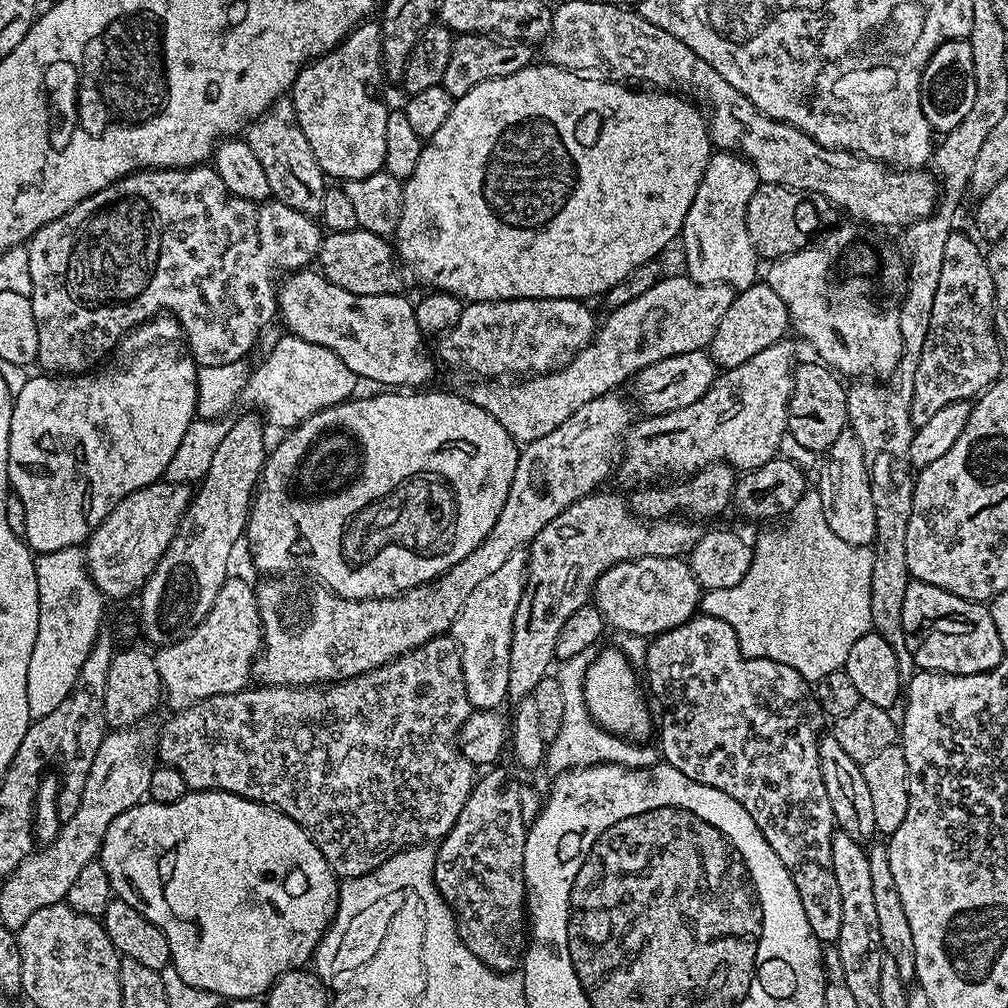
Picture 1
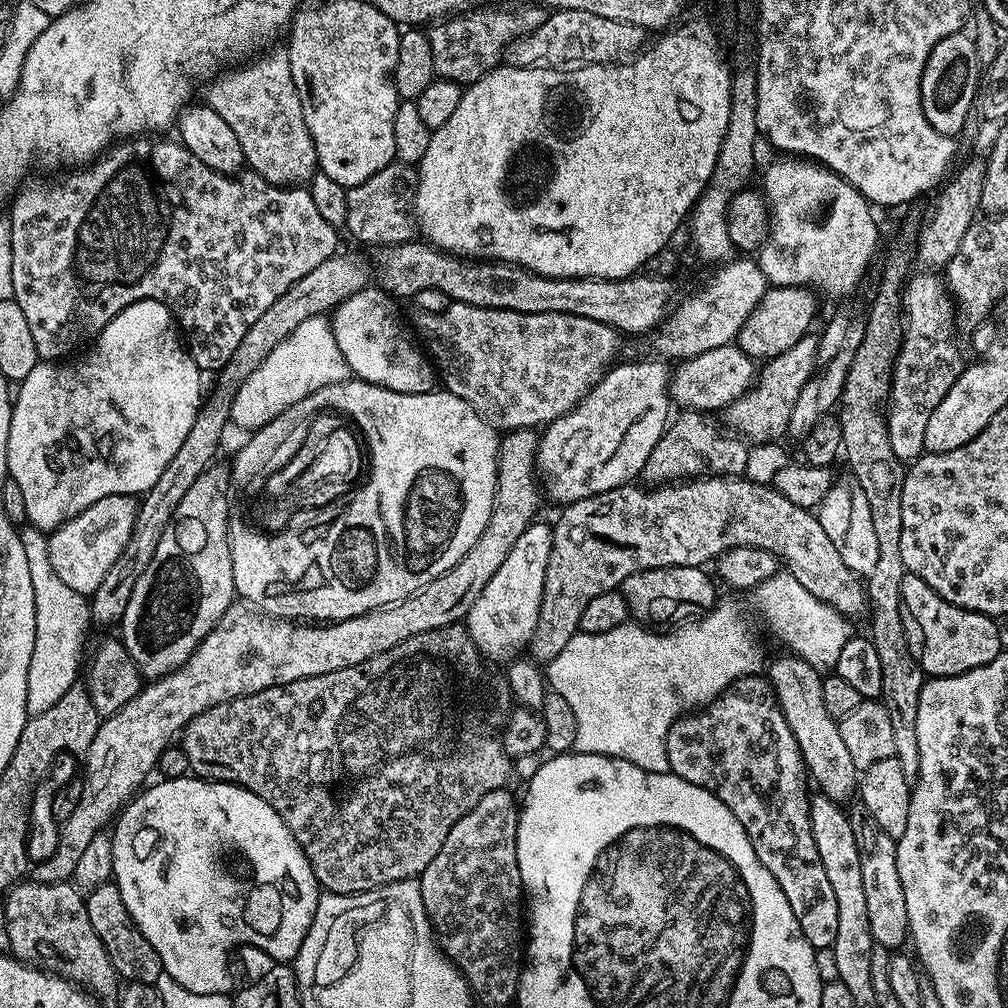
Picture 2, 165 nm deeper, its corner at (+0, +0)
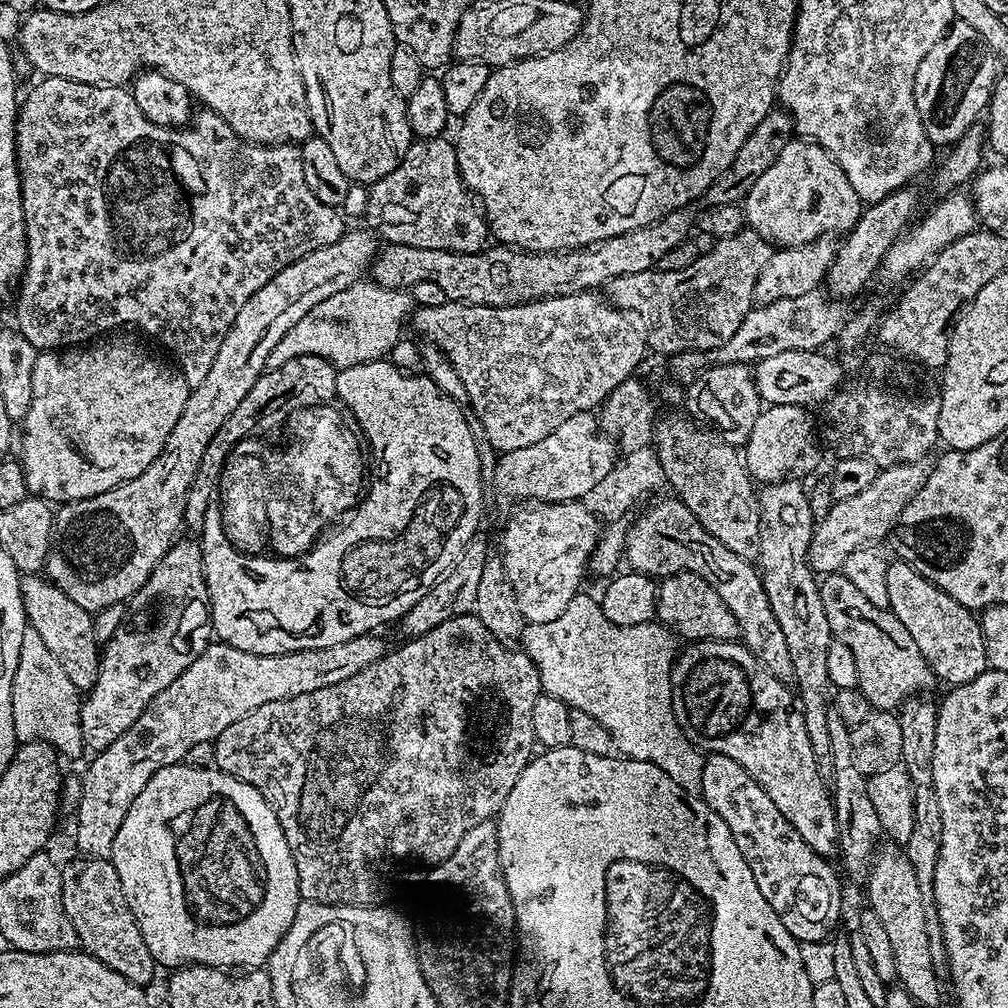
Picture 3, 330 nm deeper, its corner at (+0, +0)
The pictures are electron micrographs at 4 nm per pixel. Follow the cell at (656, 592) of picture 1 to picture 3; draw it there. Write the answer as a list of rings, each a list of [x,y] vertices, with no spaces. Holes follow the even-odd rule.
[[[673,572],[659,581],[656,589],[656,616],[659,623],[695,642],[736,640],[740,635],[738,622],[734,614],[730,614],[726,602],[718,598],[718,590],[714,590],[714,586],[693,572]]]

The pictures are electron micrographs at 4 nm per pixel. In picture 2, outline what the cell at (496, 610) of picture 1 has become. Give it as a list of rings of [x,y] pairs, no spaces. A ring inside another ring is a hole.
[[[534,522],[514,542],[510,554],[506,554],[506,562],[498,566],[498,574],[486,582],[486,590],[470,606],[466,617],[466,627],[481,653],[489,657],[500,656],[520,643],[531,641],[532,631],[538,626],[540,607],[544,598],[547,566],[552,554],[553,529],[541,522]]]

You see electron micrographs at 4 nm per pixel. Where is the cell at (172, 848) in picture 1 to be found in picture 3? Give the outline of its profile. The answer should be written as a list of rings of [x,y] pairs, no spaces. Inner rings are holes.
[[[181,762],[158,769],[147,782],[145,789],[138,794],[138,798],[135,798],[129,813],[123,819],[121,829],[114,840],[111,861],[114,870],[118,870],[122,894],[126,894],[126,902],[142,930],[142,938],[146,938],[146,946],[150,946],[150,954],[156,959],[157,965],[164,967],[165,964],[168,970],[190,964],[204,964],[208,968],[240,963],[252,964],[248,966],[263,965],[294,922],[296,907],[302,902],[292,847],[286,842],[275,810],[266,802],[261,792],[254,790],[254,786],[220,771],[215,766],[191,768]]]

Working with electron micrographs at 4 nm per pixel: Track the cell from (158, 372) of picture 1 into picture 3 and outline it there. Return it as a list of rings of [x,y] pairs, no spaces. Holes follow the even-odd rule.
[[[128,336],[108,339],[101,339],[91,346],[44,350],[37,355],[32,383],[34,394],[30,410],[22,421],[22,463],[33,497],[43,497],[48,502],[89,500],[127,480],[138,478],[138,474],[142,474],[142,470],[146,470],[146,466],[163,451],[174,424],[186,407],[190,385],[183,372],[171,363],[163,364]]]

